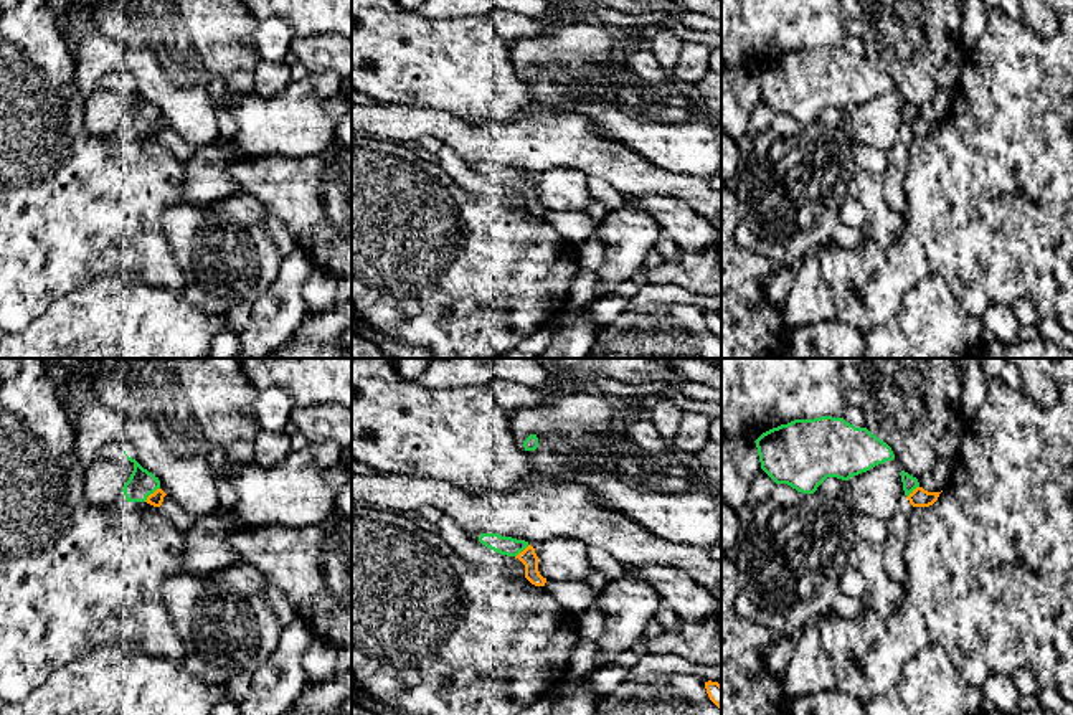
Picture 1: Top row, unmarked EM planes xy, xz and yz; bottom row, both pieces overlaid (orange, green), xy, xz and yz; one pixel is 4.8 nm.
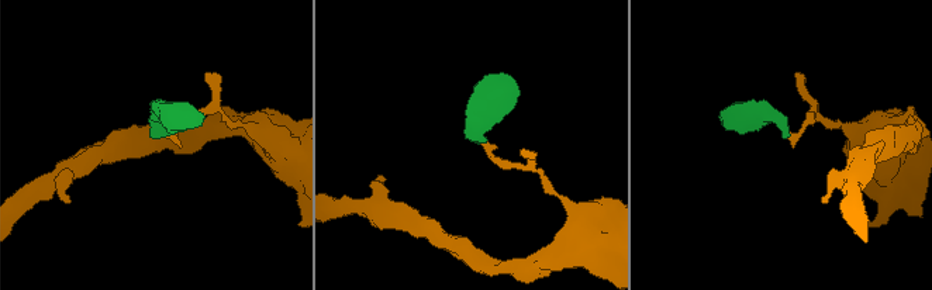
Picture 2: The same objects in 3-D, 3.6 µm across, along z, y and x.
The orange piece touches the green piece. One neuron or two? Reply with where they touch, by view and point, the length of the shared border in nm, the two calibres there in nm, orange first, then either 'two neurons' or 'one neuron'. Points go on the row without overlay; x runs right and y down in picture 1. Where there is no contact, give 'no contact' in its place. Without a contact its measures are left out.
xy (151, 124) | 100 nm | 70/140 nm | two neurons

